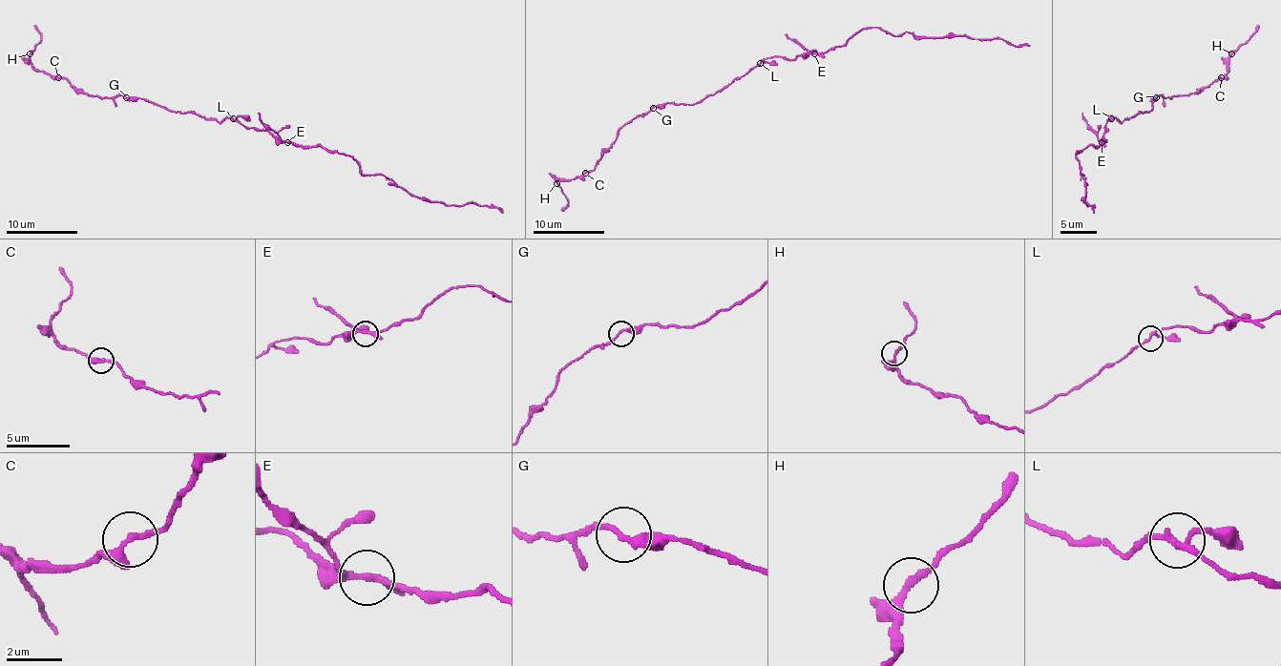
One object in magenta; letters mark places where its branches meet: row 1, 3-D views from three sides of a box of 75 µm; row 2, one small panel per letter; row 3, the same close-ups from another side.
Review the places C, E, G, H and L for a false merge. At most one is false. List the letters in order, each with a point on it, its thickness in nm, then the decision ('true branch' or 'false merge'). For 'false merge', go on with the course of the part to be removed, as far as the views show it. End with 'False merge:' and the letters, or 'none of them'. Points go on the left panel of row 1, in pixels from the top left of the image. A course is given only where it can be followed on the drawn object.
C: (58, 77) | 200 nm | true branch
E: (287, 142) | 200 nm | false merge | (287, 141), (265, 126), (259, 113)
G: (126, 97) | 240 nm | true branch
H: (30, 53) | 200 nm | true branch
L: (233, 118) | 190 nm | true branch
False merge: E

